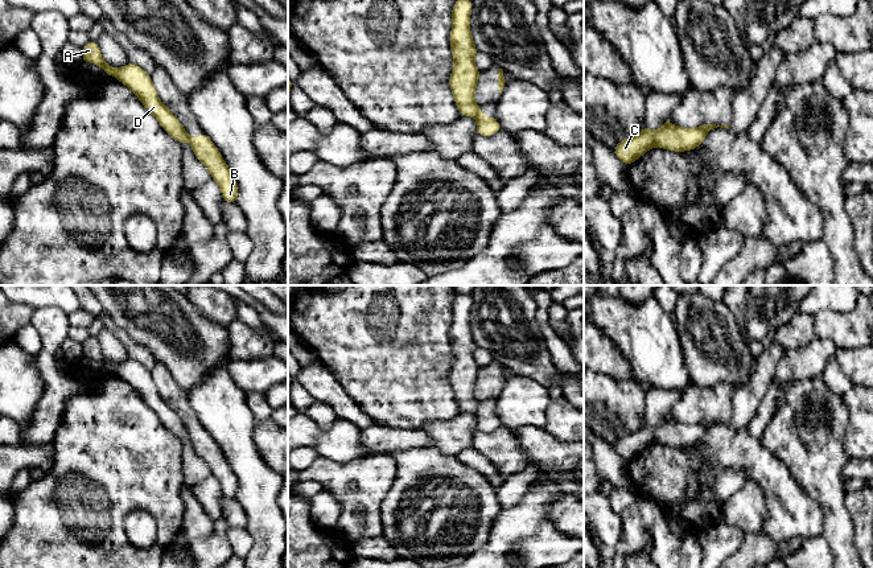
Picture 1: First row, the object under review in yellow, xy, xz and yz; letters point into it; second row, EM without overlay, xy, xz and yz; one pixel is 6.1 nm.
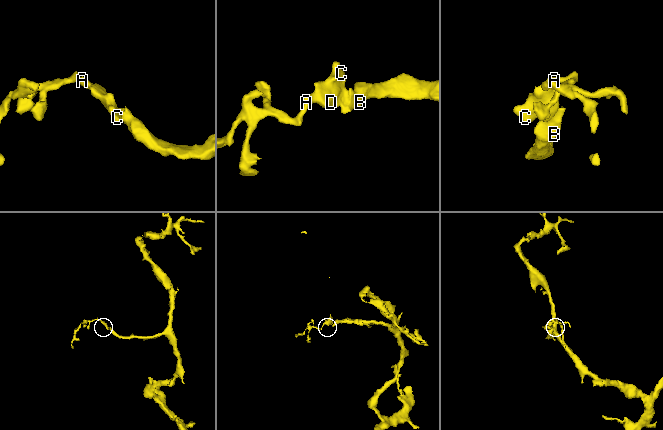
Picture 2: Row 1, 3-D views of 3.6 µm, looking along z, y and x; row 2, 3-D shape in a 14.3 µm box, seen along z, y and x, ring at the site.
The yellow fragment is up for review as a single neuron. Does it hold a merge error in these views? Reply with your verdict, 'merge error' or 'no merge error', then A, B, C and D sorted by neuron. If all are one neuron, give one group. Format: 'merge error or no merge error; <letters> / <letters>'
merge error; A C D / B

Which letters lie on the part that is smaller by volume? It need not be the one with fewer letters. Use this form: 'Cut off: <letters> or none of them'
Cut off: A, C, D

